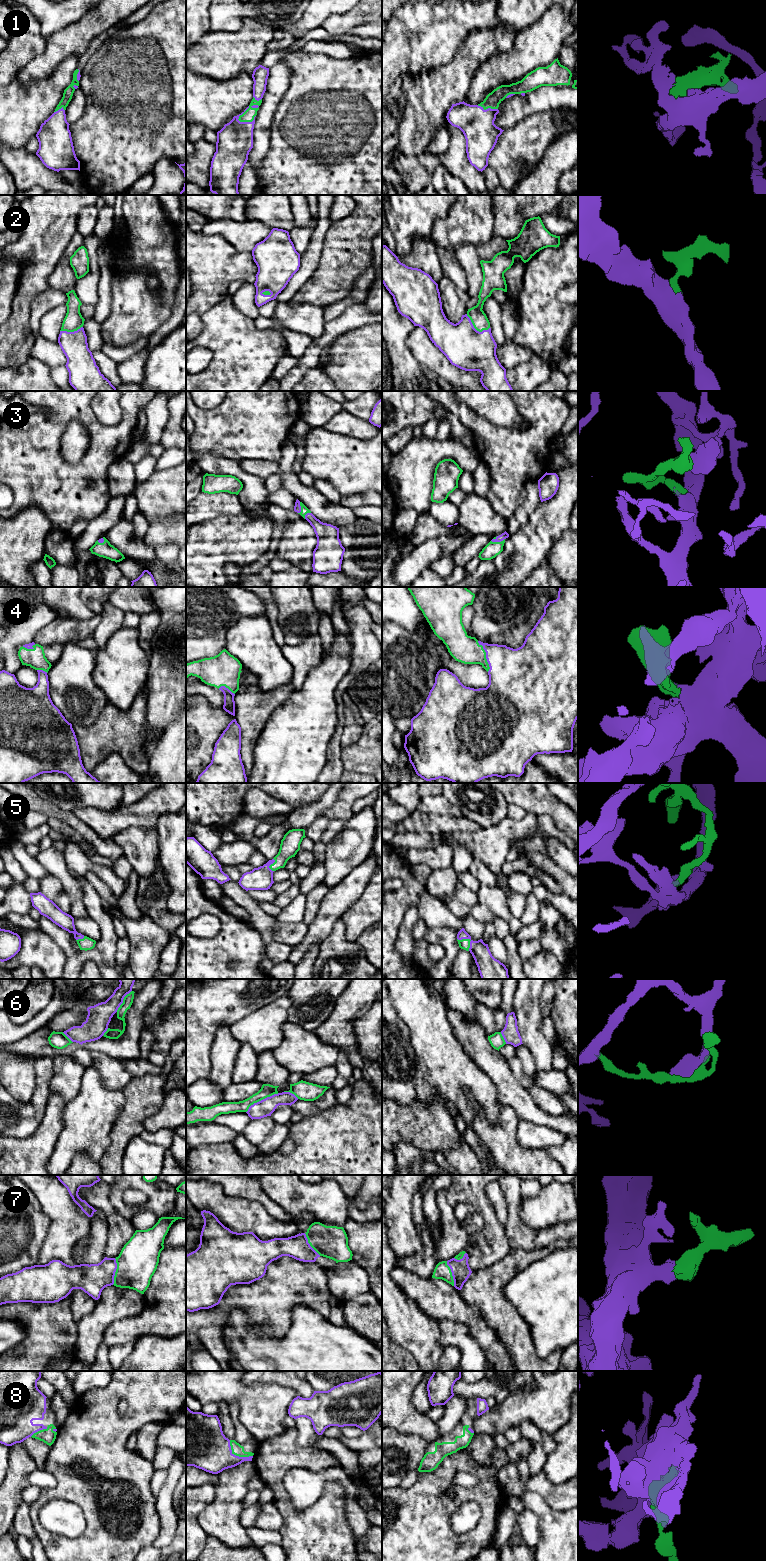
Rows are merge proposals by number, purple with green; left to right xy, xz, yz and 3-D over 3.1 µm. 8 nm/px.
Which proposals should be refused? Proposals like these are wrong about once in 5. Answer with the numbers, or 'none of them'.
none of them

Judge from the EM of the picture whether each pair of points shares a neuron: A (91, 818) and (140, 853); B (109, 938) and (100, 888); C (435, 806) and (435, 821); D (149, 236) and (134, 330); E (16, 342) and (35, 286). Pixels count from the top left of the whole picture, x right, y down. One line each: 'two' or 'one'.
A: two
B: two
C: two
D: one
E: one

